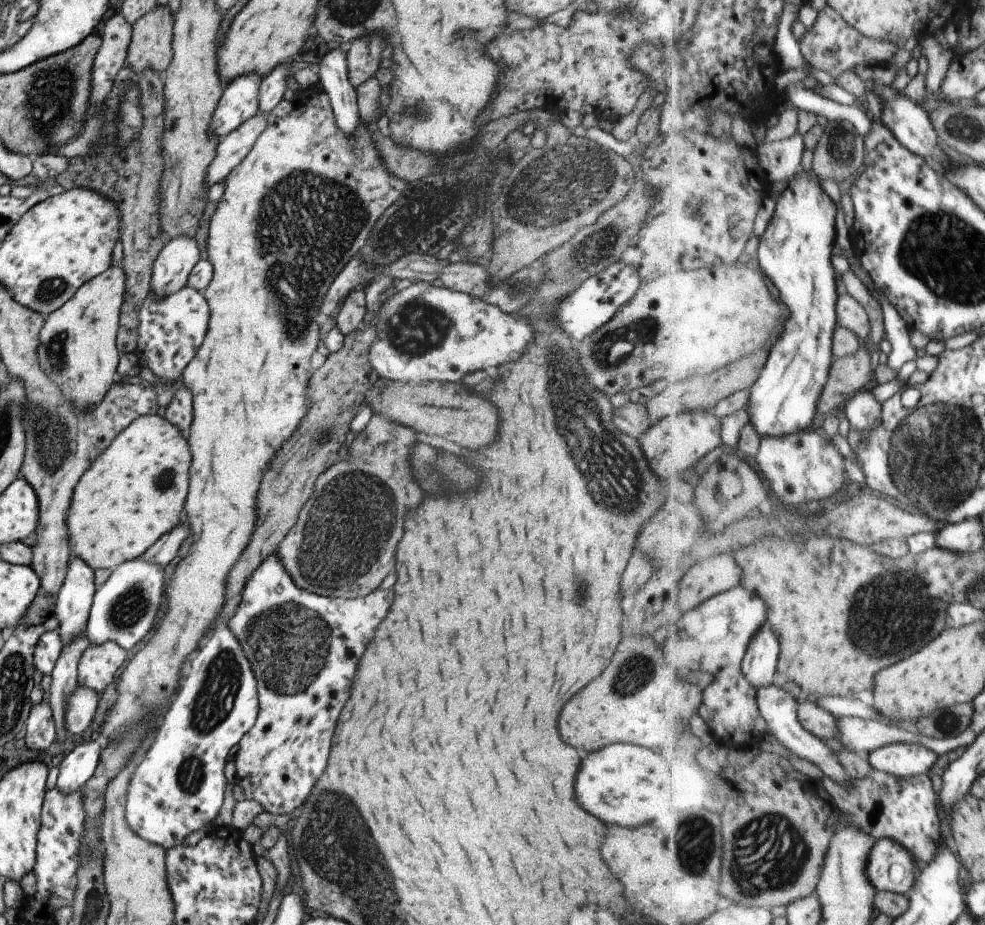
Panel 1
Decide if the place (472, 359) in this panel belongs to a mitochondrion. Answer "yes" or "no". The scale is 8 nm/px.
no

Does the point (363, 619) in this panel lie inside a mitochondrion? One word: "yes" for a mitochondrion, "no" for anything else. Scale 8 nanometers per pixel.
no

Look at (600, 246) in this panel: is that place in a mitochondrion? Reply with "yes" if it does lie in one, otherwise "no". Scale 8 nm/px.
yes

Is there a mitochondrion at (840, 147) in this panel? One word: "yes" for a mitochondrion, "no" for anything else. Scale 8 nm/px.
yes

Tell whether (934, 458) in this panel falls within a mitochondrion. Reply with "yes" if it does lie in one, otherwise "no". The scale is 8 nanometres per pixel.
yes

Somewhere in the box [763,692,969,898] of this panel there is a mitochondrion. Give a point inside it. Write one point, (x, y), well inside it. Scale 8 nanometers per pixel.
(945, 723)

